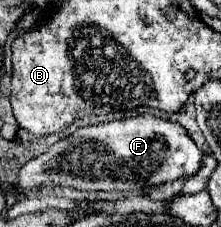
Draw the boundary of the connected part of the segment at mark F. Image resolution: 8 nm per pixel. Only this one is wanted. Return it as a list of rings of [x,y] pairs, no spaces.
[[[145,113],[75,129],[45,155],[23,165],[17,191],[43,185],[63,185],[81,191],[141,191],[179,177],[191,177],[201,167],[203,153],[181,125]]]

